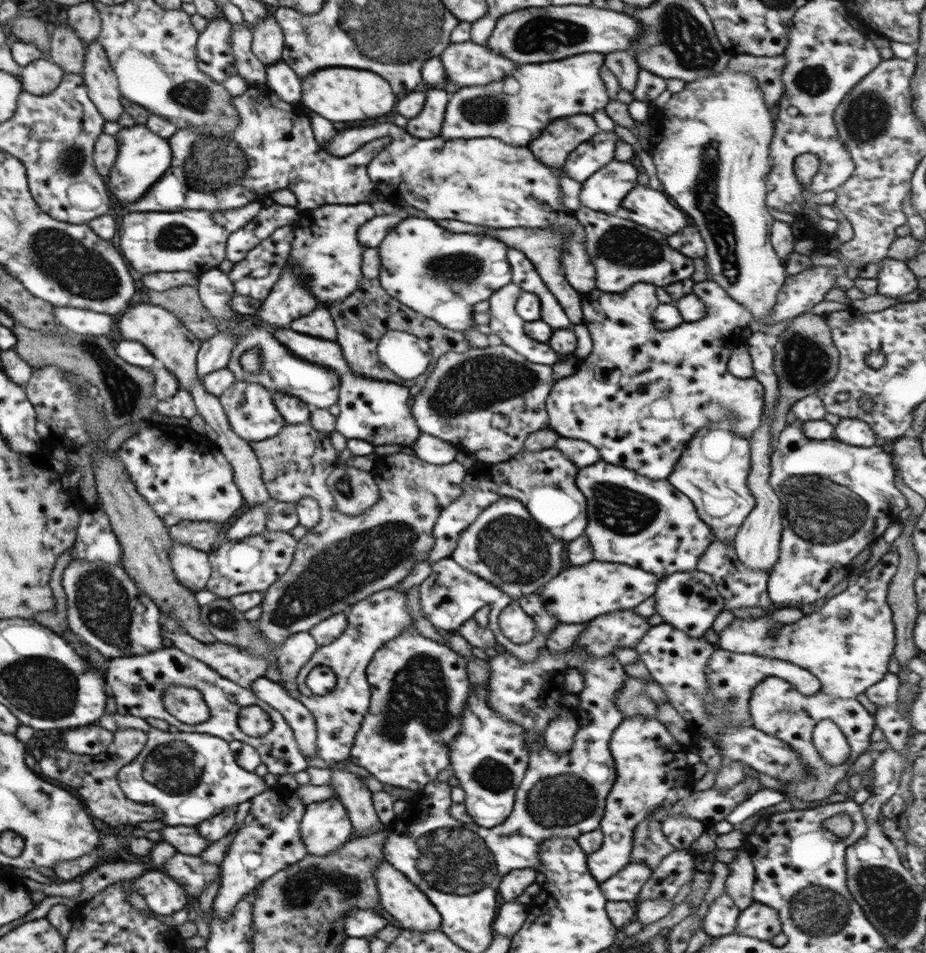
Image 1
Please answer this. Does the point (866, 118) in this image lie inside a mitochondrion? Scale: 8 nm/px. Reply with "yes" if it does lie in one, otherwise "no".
yes

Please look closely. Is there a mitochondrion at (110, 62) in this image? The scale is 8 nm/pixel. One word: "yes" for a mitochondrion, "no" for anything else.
no

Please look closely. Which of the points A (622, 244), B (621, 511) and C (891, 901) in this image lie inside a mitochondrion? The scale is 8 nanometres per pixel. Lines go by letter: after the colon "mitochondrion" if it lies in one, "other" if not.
A: mitochondrion
B: mitochondrion
C: mitochondrion

